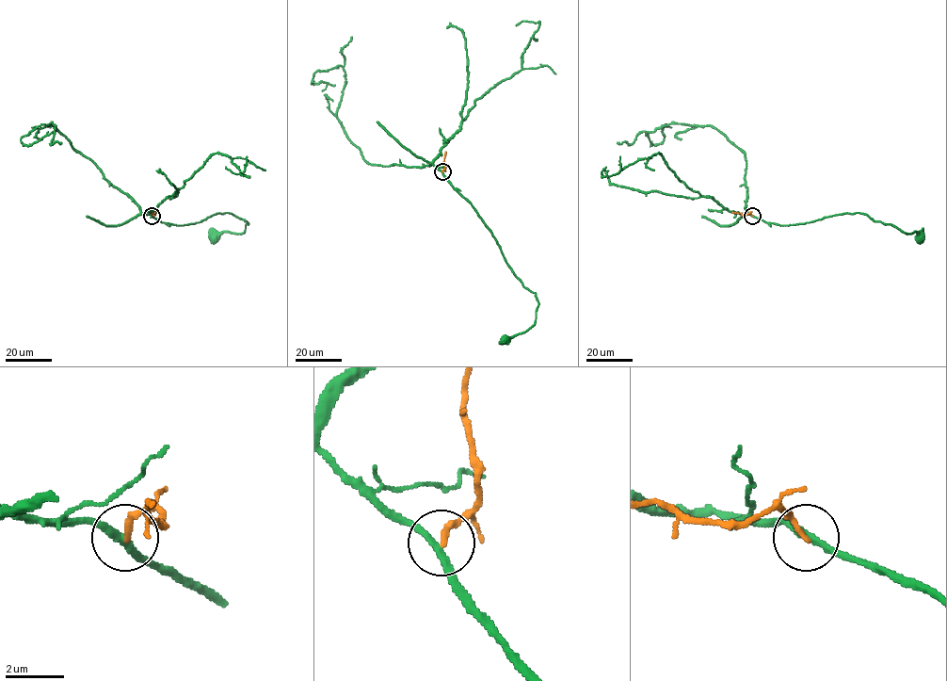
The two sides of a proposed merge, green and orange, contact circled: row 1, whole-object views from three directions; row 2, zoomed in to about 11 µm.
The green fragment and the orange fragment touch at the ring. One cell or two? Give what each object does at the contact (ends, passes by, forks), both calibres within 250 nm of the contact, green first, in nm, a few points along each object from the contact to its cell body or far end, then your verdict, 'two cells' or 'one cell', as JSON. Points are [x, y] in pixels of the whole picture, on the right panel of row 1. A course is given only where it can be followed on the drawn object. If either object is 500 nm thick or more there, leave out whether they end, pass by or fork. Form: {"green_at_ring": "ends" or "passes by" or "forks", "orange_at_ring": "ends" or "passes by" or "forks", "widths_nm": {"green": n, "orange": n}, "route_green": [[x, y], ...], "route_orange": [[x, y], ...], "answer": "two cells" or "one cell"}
{"green_at_ring": "passes by", "orange_at_ring": "ends", "widths_nm": {"green": 240, "orange": 180}, "route_green": [[751, 216], [768, 222], [793, 225], [857, 212], [904, 232], [916, 232], [918, 237]], "route_orange": [[751, 216], [731, 212]], "answer": "two cells"}

